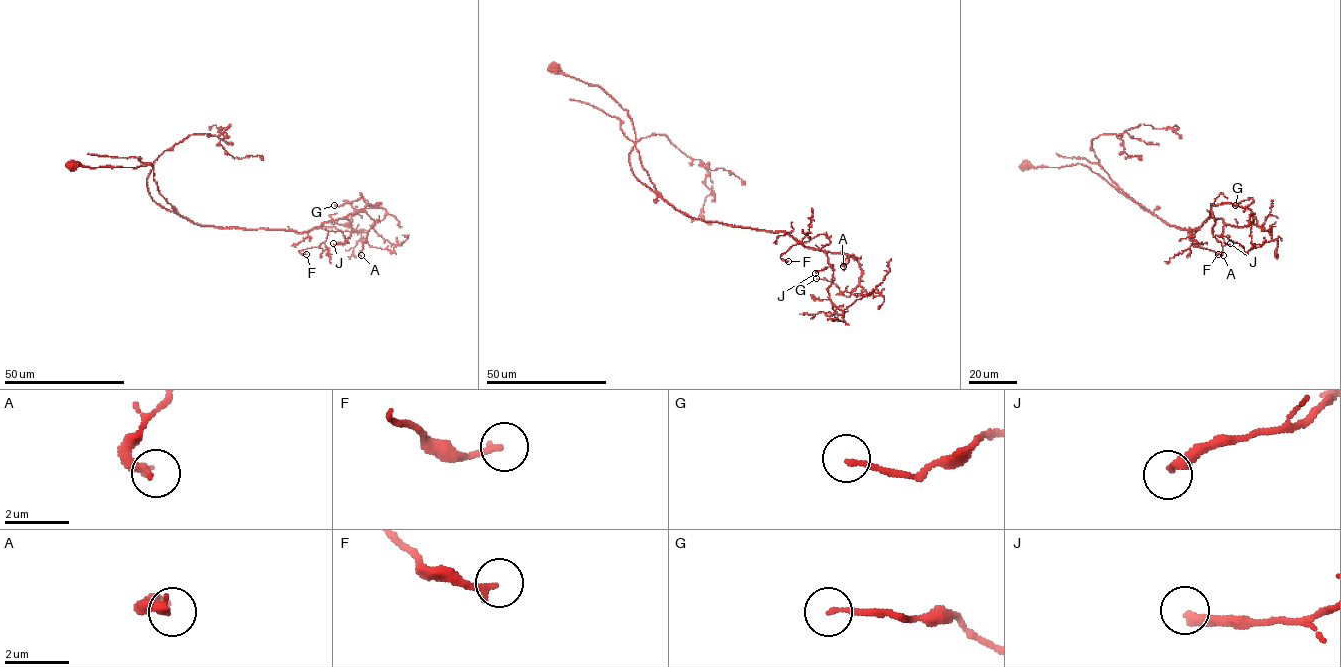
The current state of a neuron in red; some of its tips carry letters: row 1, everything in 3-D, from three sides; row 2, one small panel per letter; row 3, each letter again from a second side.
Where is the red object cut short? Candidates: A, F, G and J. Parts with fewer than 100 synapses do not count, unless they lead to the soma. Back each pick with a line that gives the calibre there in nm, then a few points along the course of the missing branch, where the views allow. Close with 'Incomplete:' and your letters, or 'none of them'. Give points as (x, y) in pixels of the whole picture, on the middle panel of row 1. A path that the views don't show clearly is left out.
Incomplete: none of them

